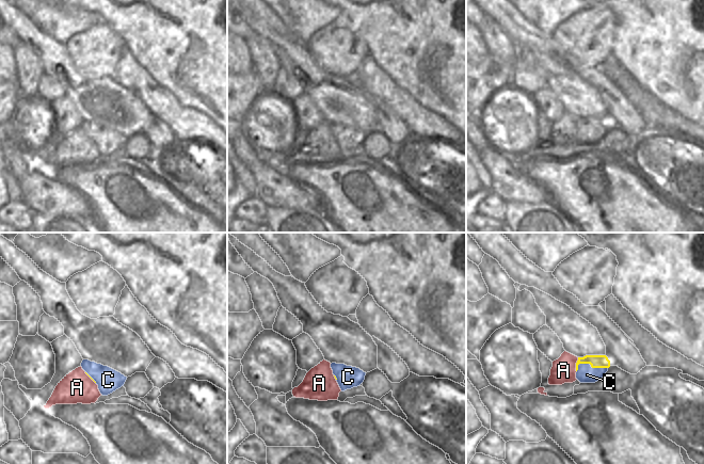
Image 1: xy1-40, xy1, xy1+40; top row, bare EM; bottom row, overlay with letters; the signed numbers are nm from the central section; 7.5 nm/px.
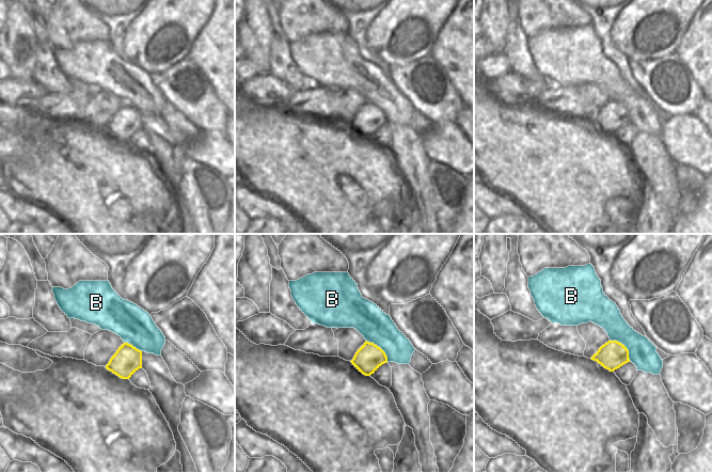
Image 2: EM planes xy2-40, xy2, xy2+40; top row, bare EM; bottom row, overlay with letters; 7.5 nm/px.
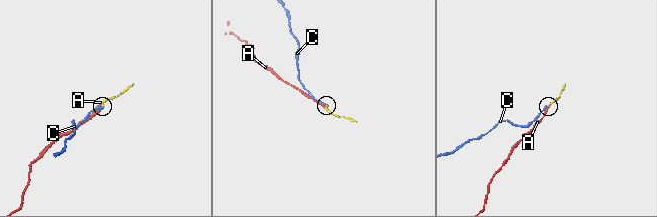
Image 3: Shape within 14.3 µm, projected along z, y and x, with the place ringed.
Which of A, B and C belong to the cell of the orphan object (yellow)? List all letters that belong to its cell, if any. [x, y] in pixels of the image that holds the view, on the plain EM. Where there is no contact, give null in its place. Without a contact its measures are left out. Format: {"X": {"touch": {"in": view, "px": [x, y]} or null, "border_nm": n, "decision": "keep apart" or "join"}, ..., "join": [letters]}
{"A": {"touch": {"in": "xy1+40", "px": [576, 126]}, "border_nm": 110, "decision": "join"}, "B": {"touch": {"in": "xy2+40", "px": [623, 107]}, "border_nm": 220, "decision": "keep apart"}, "C": {"touch": {"in": "xy1+40", "px": [590, 125]}, "border_nm": 240, "decision": "keep apart"}, "join": ["A"]}

